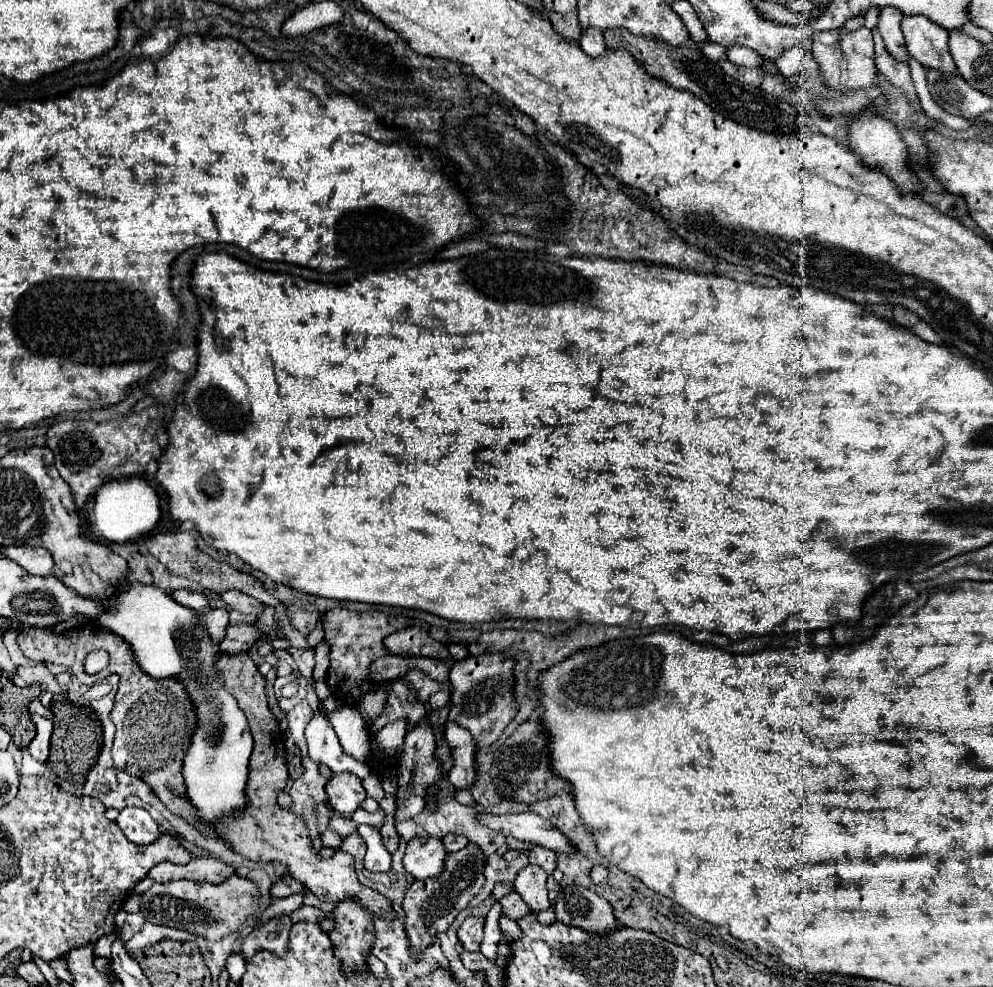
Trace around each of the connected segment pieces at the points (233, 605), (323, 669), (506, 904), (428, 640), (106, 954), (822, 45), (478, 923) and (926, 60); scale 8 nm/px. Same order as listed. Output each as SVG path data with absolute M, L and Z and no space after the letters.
M226 591L226 593L222 593L222 597L230 609L236 609L240 613L250 613L250 615L264 613L264 603L258 603L254 597L246 595L246 593Z
M322 639L318 645L316 645L316 667L314 667L314 679L322 679L322 677L326 677L326 673L328 673L328 651L330 651L330 647L326 645L326 641Z
M512 891L506 897L502 897L500 899L500 905L502 905L502 915L506 915L506 917L510 917L514 921L520 919L520 917L524 917L530 911L528 905L522 901L522 897L516 891Z
M408 627L398 633L392 633L384 639L384 645L390 649L390 653L410 653L410 655L422 655L422 657L448 657L448 649L444 643L434 641L424 629Z
M116 932L110 933L110 935L106 935L106 937L102 937L100 941L96 941L96 945L94 945L94 955L96 955L96 957L109 959L111 956L112 943L115 939Z
M860 27L858 31L846 33L842 29L830 31L830 33L816 33L812 37L812 53L818 61L824 85L832 91L864 91L870 87L876 87L876 63L874 63L874 41L872 33L866 27Z
M470 915L460 925L458 939L460 939L460 943L462 943L464 949L476 949L476 947L480 947L480 939L482 939L482 933L484 933L484 923L486 923L484 917Z
M910 15L902 19L902 31L910 57L924 69L938 69L940 73L958 73L948 51L948 31L934 25L928 17Z

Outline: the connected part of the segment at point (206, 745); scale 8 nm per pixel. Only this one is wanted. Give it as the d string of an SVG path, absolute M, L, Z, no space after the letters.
M128 583L126 589L122 587L116 593L116 601L110 603L108 611L96 621L100 627L122 635L132 645L138 665L148 675L184 679L186 691L198 713L198 729L184 757L184 781L190 803L206 821L242 809L246 805L244 785L248 779L252 735L246 715L240 711L236 699L224 691L222 679L214 671L214 655L220 651L198 625L198 615L176 603L162 589Z

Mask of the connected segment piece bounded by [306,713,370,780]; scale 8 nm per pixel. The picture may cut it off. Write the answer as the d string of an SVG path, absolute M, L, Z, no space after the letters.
M314 713L310 725L306 727L306 741L310 759L328 765L333 773L350 771L359 775L362 780L370 775L370 766L366 762L356 761L342 751L334 729L320 713Z

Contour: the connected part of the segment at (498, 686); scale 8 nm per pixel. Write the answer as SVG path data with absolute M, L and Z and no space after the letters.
M490 653L456 661L450 669L452 699L448 719L468 729L476 747L492 745L516 715L516 703L512 701L512 667L514 663L510 659L504 659L498 653Z

